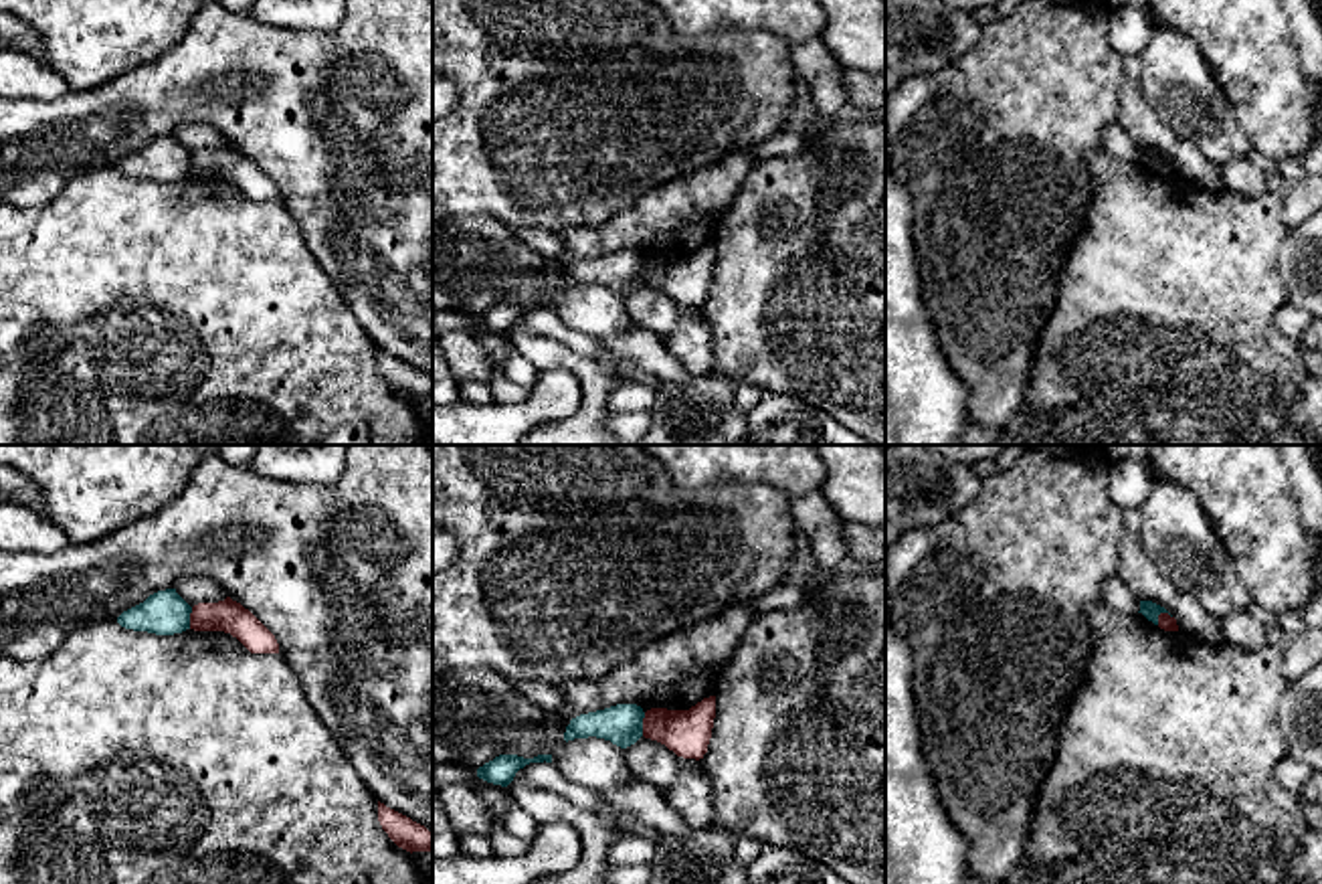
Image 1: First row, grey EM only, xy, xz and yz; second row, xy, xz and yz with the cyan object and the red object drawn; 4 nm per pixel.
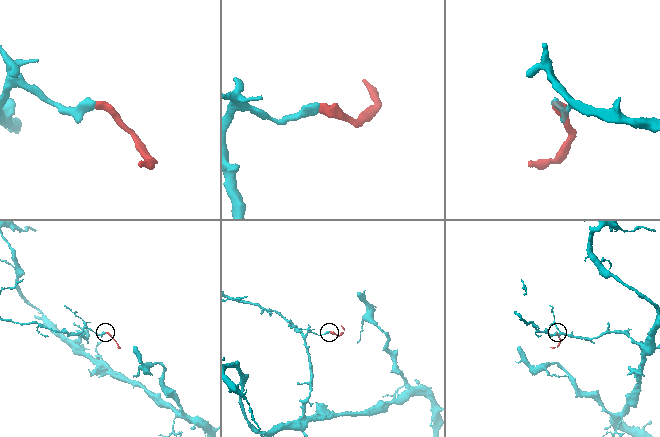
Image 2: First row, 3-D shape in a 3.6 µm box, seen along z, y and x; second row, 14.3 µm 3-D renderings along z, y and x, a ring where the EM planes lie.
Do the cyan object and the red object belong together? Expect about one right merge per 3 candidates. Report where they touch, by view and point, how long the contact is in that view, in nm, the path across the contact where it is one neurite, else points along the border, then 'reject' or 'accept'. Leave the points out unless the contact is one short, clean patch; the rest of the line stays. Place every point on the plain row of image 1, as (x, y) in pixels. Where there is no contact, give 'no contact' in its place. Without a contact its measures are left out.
contact xz (641, 272); length 100 nm; border xz (645, 259), (641, 282); reject

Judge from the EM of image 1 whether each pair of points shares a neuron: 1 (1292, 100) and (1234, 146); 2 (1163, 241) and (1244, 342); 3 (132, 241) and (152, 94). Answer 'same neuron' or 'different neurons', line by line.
1: different neurons
2: same neuron
3: different neurons

